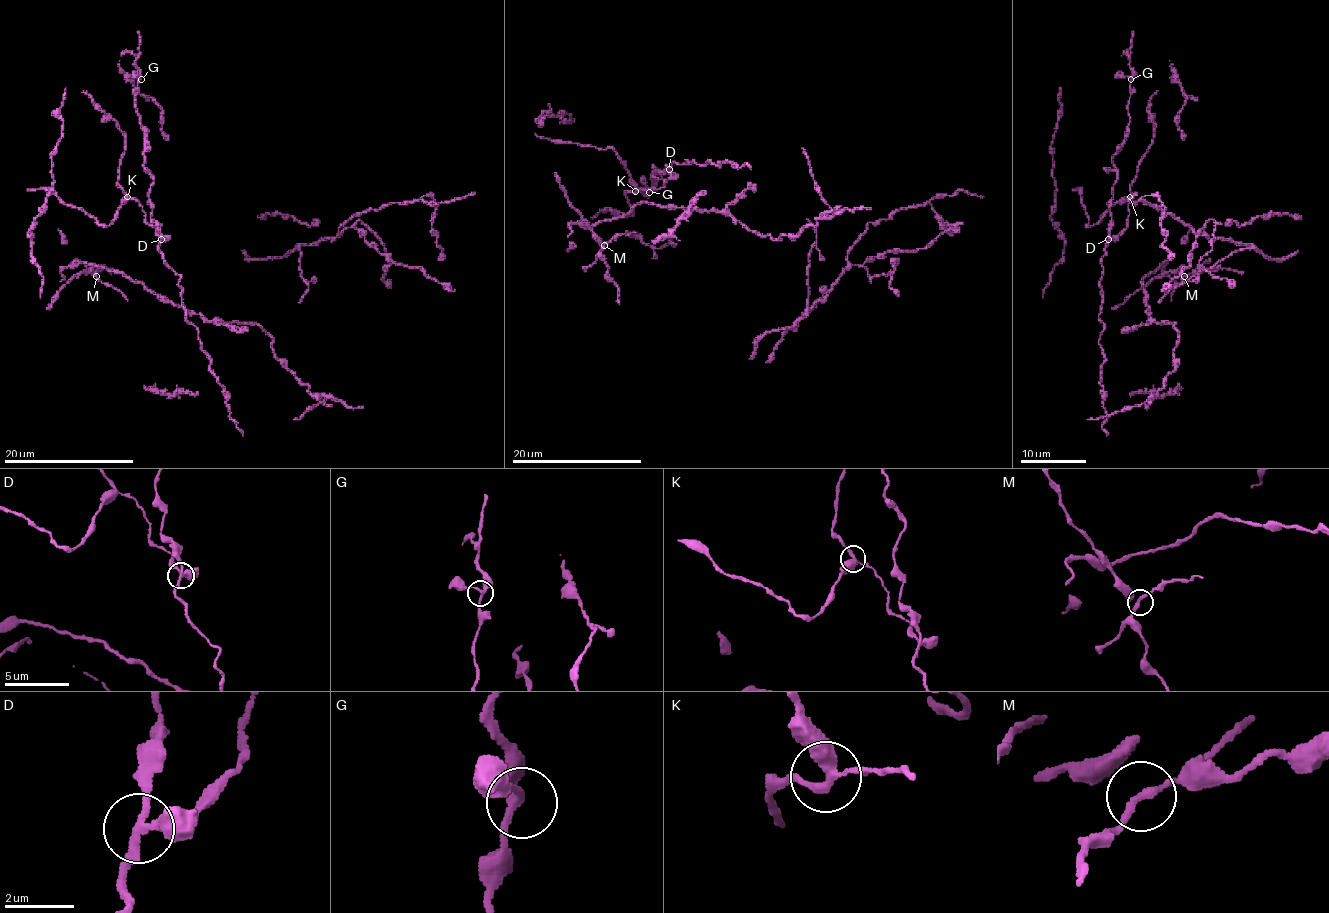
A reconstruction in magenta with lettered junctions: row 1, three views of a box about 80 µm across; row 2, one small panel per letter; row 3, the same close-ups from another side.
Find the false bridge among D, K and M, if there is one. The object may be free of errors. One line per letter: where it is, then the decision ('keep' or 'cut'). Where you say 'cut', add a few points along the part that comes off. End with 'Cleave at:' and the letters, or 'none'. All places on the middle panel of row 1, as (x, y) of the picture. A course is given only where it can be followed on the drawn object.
D: (669, 169) | cut | (668, 169), (657, 174), (660, 179), (652, 173), (652, 187), (649, 191), (644, 189), (645, 195)
K: (635, 191) | keep
M: (604, 245) | keep
Cleave at: D

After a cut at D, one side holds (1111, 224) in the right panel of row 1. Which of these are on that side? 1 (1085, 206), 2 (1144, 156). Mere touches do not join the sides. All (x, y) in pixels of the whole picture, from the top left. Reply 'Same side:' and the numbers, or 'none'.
Same side: none

